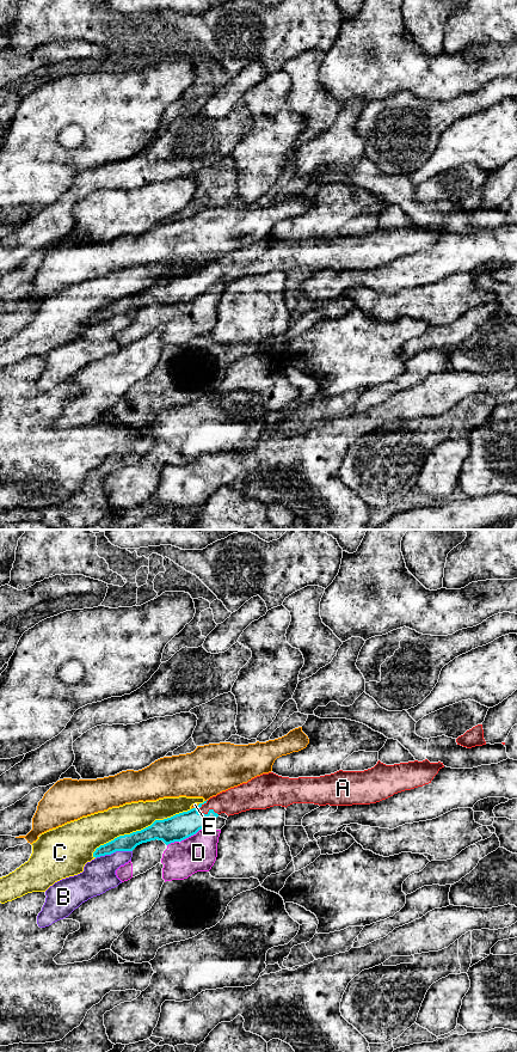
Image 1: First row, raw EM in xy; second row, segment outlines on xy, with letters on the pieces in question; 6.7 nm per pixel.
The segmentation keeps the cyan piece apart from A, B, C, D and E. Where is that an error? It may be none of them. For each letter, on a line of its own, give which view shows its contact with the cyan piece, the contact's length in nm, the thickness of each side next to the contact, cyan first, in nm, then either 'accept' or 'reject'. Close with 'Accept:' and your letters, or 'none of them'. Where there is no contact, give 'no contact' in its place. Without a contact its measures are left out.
A: xy | 150 nm | 180/180 nm | accept
B: xy | 260 nm | 110/220 nm | reject
C: xy | 750 nm | 180/220 nm | reject
D: xy | 180 nm | 180/240 nm | reject
E: xy | 30 nm | 180/340 nm | reject
Accept: A

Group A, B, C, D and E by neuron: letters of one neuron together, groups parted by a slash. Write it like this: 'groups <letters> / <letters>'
groups A / B / C / D / E

